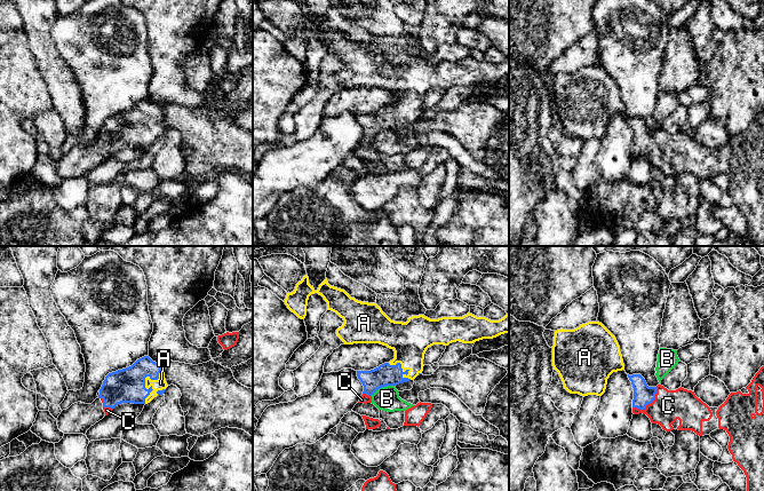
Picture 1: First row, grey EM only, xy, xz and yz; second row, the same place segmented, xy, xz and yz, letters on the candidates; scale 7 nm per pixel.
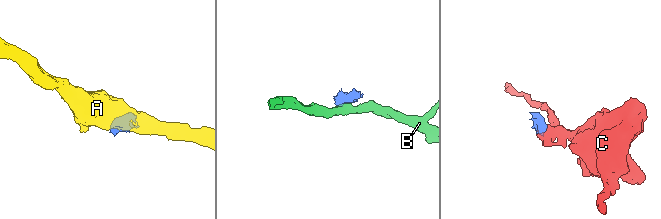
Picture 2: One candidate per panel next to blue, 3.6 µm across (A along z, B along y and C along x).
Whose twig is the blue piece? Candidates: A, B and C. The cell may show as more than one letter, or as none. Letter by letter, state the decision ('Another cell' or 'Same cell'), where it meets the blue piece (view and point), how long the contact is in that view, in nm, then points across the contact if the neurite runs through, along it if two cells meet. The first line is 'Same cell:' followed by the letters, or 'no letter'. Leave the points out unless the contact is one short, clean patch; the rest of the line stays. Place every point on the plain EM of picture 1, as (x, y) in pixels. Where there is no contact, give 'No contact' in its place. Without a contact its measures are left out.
Same cell: A, C
A: Same cell. Touches blue at xy (144, 124). Shared border 300 nm
B: Another cell. Touches blue at xz (382, 129). Shared border 180 nm. Boundary: xz (394, 128), (380, 131), (371, 139)
C: Same cell. Touches blue at yz (649, 147). Shared border 220 nm. Path across: yz (643, 139), (649, 147), (668, 149)

